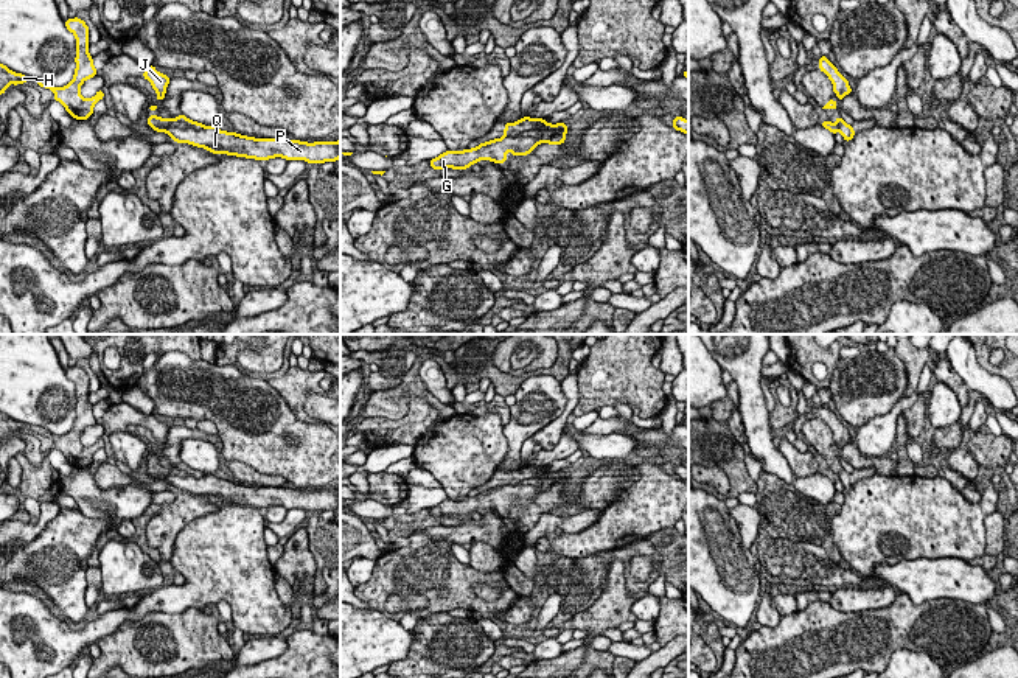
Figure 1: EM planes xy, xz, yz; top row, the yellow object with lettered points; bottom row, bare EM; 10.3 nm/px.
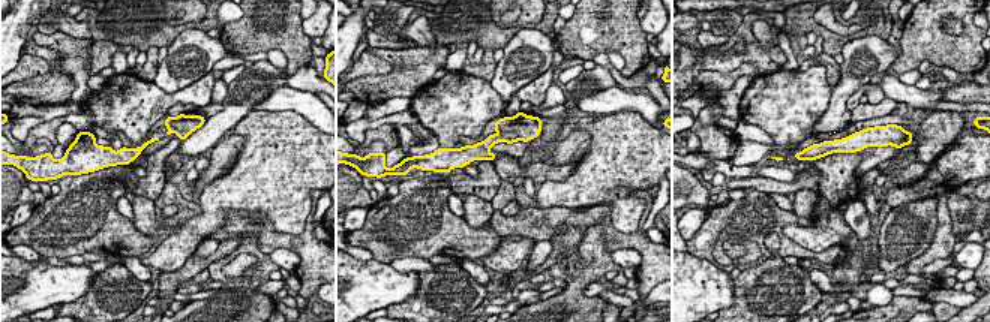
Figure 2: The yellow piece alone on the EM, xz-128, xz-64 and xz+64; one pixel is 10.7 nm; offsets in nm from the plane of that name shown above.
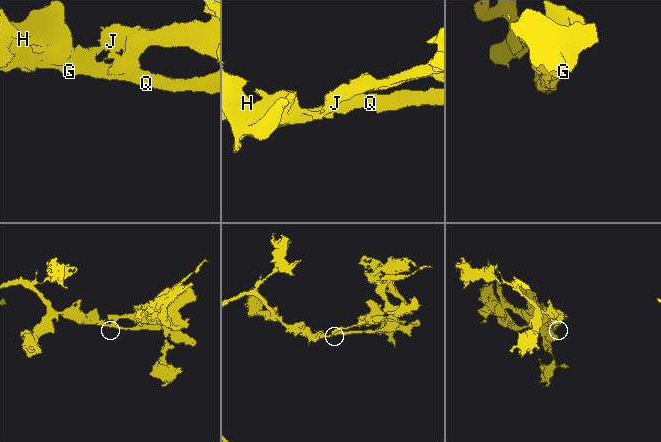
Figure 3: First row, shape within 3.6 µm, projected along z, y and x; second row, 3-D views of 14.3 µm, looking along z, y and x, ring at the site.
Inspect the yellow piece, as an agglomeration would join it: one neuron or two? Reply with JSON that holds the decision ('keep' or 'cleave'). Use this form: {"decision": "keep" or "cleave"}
{"decision": "cleave"}

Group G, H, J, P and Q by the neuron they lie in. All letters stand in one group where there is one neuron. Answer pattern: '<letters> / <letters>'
G H P Q / J

